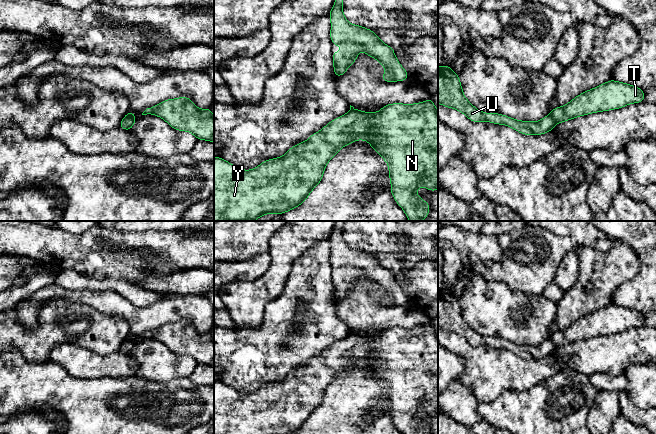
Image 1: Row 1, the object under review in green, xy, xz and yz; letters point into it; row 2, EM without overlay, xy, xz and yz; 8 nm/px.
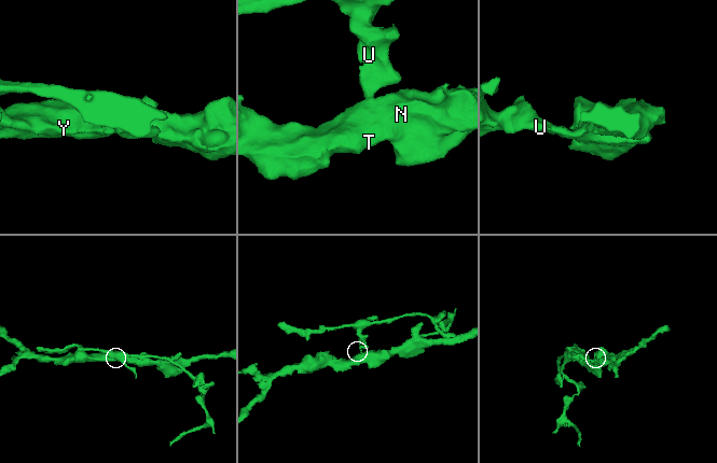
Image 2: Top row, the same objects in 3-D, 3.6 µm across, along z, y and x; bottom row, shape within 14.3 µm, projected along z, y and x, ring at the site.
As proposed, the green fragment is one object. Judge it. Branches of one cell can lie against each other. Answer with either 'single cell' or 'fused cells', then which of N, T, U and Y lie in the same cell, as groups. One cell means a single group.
fused cells; groups N T Y / U

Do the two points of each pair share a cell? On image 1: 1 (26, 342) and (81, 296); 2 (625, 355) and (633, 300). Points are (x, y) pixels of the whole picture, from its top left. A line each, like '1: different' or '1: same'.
1: different
2: different

